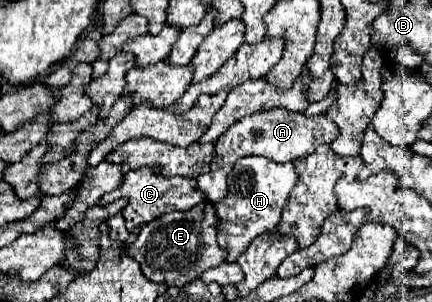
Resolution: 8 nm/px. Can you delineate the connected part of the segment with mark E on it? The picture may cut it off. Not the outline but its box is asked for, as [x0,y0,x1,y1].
[127,202,227,286]

